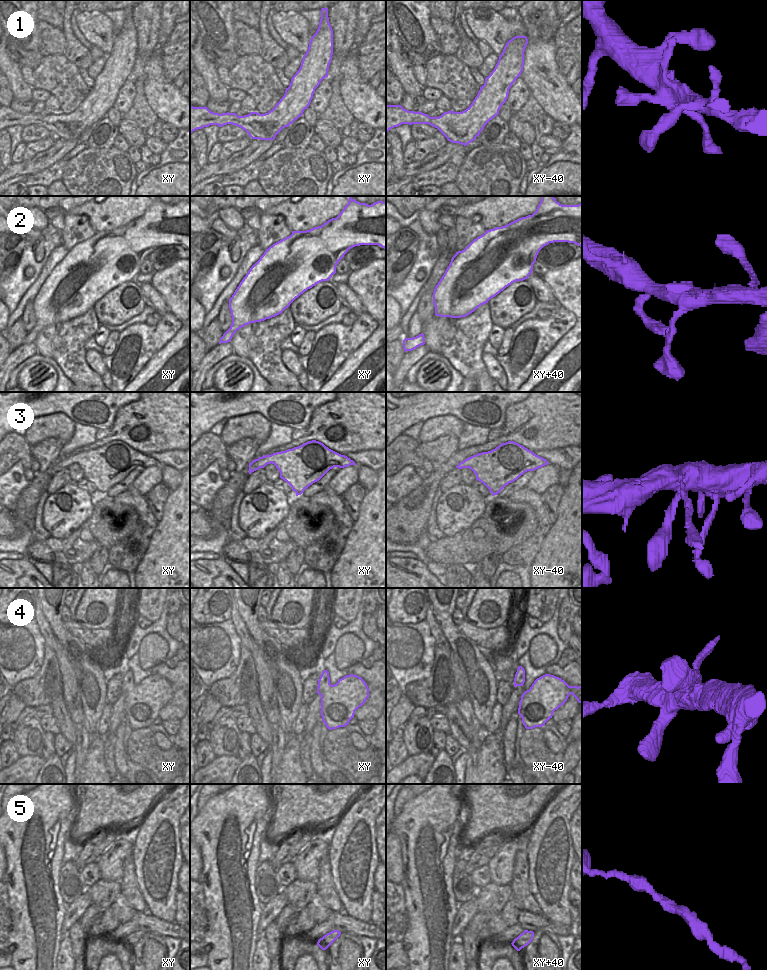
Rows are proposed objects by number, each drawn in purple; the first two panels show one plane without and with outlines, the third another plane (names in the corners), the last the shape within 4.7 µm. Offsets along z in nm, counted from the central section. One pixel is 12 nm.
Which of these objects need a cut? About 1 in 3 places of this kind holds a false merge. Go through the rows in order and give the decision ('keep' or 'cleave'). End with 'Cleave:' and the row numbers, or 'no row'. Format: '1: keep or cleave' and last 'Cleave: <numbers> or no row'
1: keep
2: keep
3: cleave
4: keep
5: keep
Cleave: 3

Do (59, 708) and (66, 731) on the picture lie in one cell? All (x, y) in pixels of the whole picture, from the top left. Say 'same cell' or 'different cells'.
same cell

